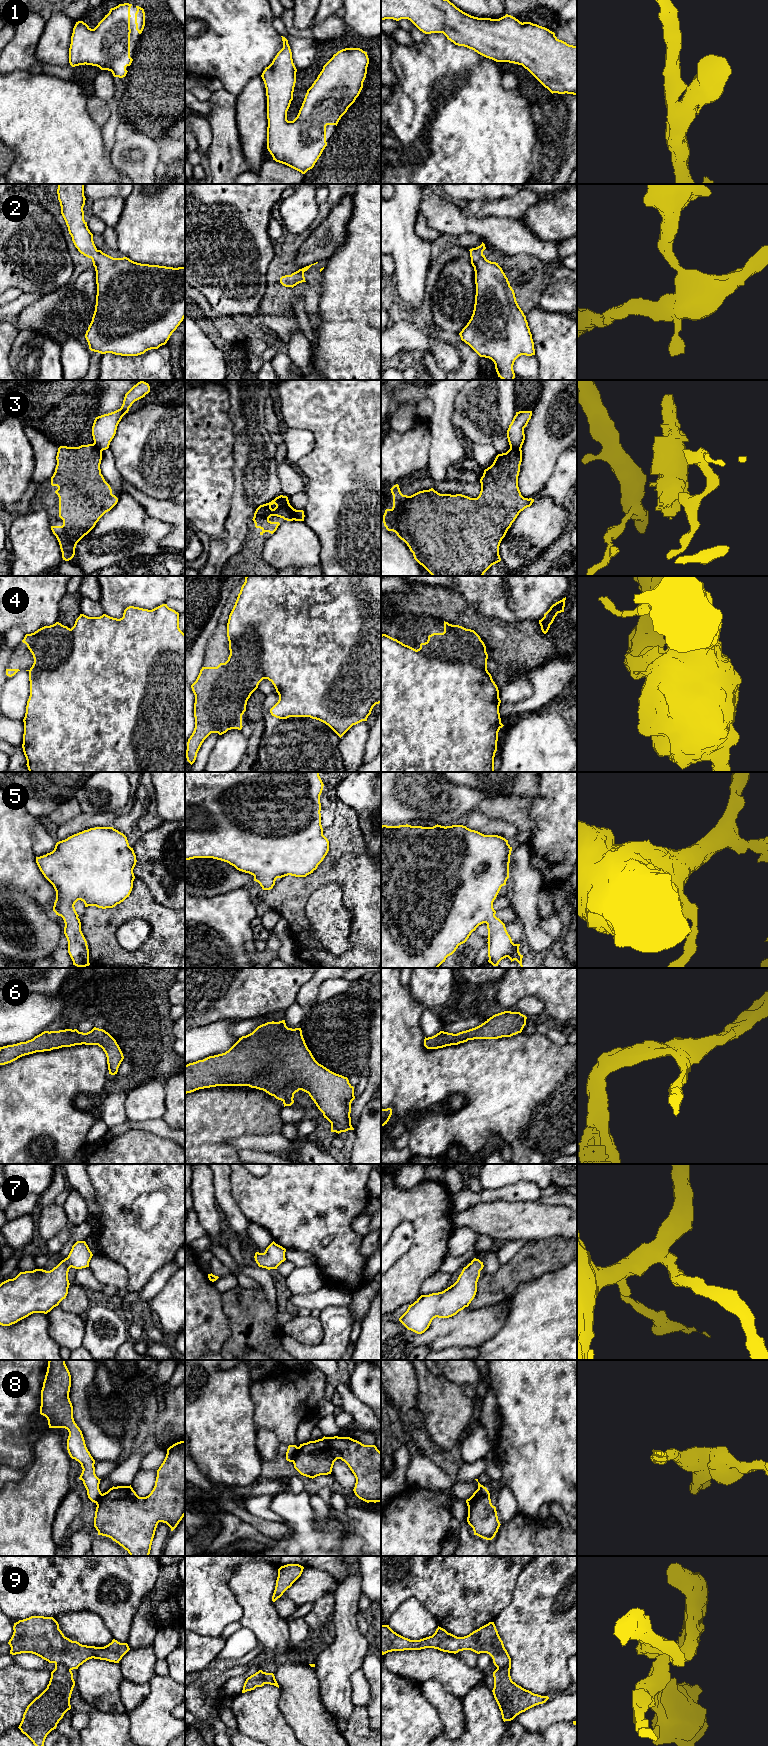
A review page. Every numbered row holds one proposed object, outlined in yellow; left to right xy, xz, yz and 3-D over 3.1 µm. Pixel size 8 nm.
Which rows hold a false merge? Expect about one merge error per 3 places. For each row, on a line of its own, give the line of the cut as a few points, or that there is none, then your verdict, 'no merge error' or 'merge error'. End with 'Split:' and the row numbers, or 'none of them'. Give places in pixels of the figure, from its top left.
1: cut none; no merge error
2: cut none; no merge error
3: cut yz (510, 446), (520, 449); merge error
4: cut yz (416, 650), (443, 660), (469, 661), (486, 669); merge error
5: cut none; no merge error
6: cut none; no merge error
7: cut none; no merge error
8: cut yz (486, 1489), (467, 1505); merge error
9: cut xy (55, 1662), (64, 1664), (70, 1670); merge error
Split: 3, 4, 8, 9

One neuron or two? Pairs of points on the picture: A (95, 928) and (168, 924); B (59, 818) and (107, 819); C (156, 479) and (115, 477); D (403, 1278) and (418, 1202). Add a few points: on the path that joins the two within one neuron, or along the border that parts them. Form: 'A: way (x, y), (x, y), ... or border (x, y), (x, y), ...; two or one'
A: way (113, 918), (124, 911), (150, 911); one
B: border (81, 812), (56, 825); two
C: border (112, 455), (115, 467), (124, 479); two
D: way (422, 1259), (422, 1221); one

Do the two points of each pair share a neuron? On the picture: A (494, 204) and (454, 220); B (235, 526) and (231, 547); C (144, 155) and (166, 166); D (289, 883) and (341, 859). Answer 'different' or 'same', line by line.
A: different
B: same
C: different
D: same

